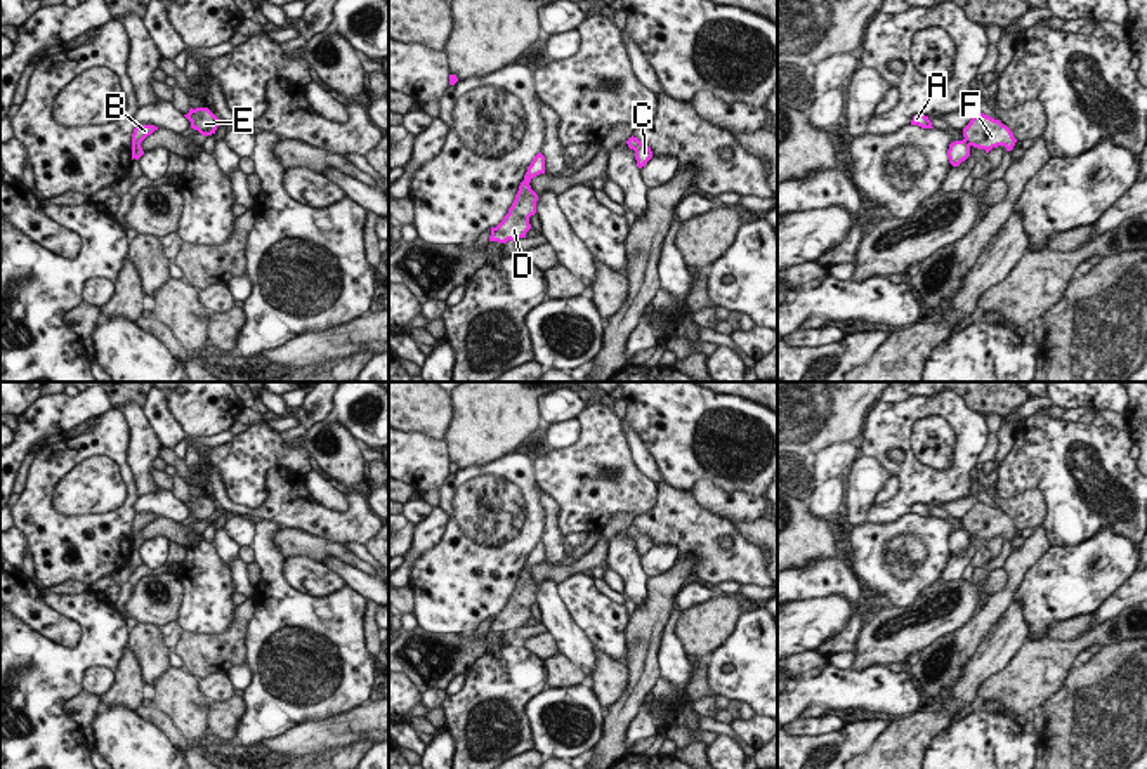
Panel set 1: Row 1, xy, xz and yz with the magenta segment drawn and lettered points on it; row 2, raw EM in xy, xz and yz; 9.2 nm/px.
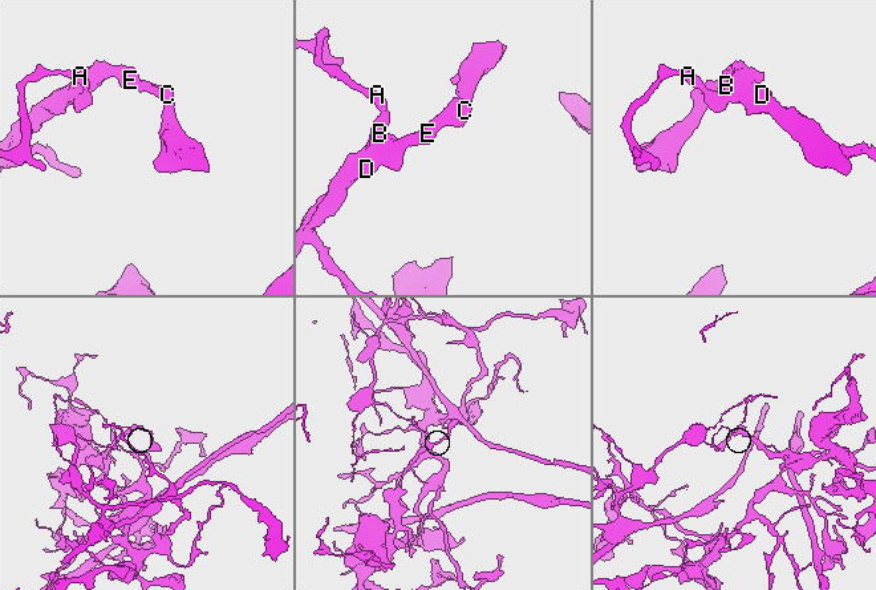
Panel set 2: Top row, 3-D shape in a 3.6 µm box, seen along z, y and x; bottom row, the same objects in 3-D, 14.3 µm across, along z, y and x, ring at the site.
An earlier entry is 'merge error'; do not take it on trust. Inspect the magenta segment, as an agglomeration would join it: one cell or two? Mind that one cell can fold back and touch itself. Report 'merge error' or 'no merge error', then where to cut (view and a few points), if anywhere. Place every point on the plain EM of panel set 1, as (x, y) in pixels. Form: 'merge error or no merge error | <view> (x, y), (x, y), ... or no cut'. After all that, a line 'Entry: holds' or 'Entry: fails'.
merge error | yz (963, 528), (969, 535)
Entry: holds

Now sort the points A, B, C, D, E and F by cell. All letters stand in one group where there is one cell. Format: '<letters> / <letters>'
A / B C D E F

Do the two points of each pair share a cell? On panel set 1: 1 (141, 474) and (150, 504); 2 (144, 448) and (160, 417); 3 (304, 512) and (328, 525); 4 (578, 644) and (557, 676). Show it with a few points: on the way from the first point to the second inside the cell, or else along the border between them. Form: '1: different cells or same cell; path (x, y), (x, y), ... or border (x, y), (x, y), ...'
1: different cells; border (158, 488), (139, 497)
2: different cells; border (141, 408), (162, 445)
3: same cell; path (309, 516), (323, 523)
4: different cells; border (557, 653), (570, 658), (587, 679)

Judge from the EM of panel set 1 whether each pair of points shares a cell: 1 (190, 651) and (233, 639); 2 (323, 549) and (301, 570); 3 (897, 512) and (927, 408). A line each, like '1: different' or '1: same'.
1: same
2: different
3: same

